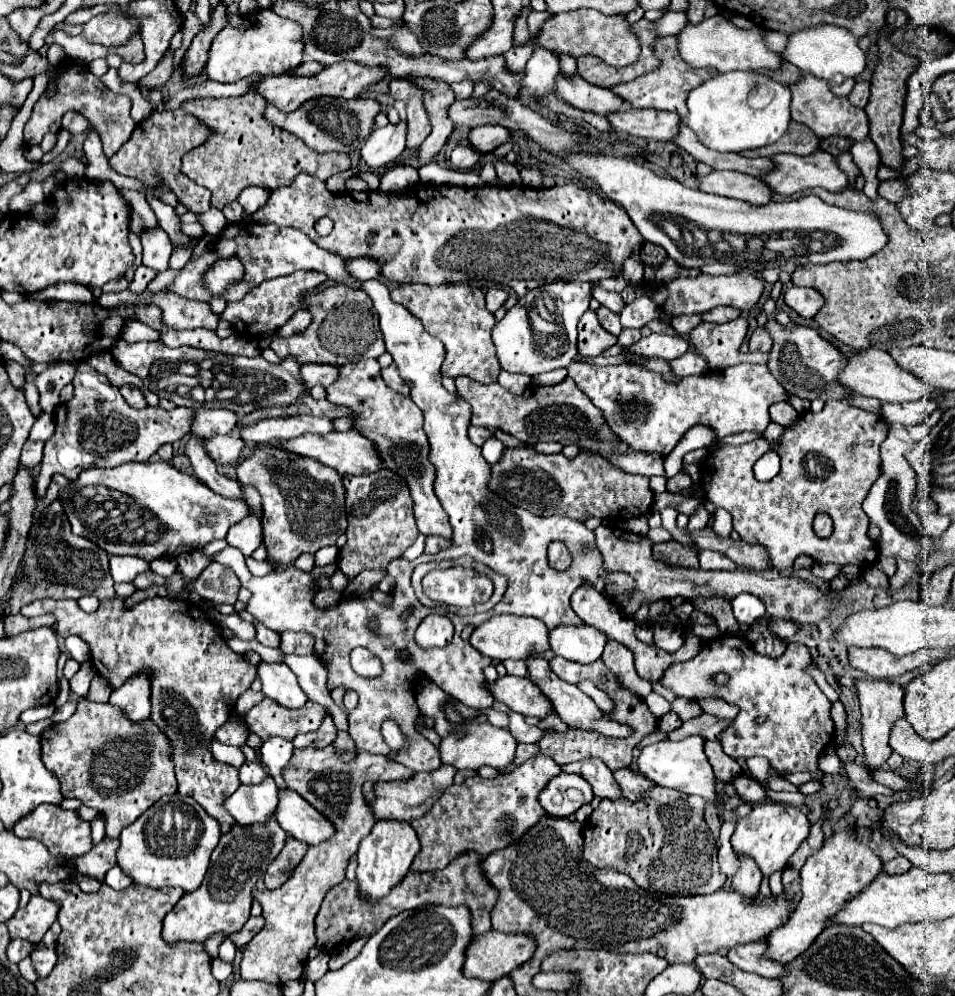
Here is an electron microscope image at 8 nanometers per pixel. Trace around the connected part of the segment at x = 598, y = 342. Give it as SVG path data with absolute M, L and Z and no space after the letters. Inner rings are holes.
M588 310L578 322L578 350L584 356L600 356L604 350L616 344L616 336L606 332L596 314Z

